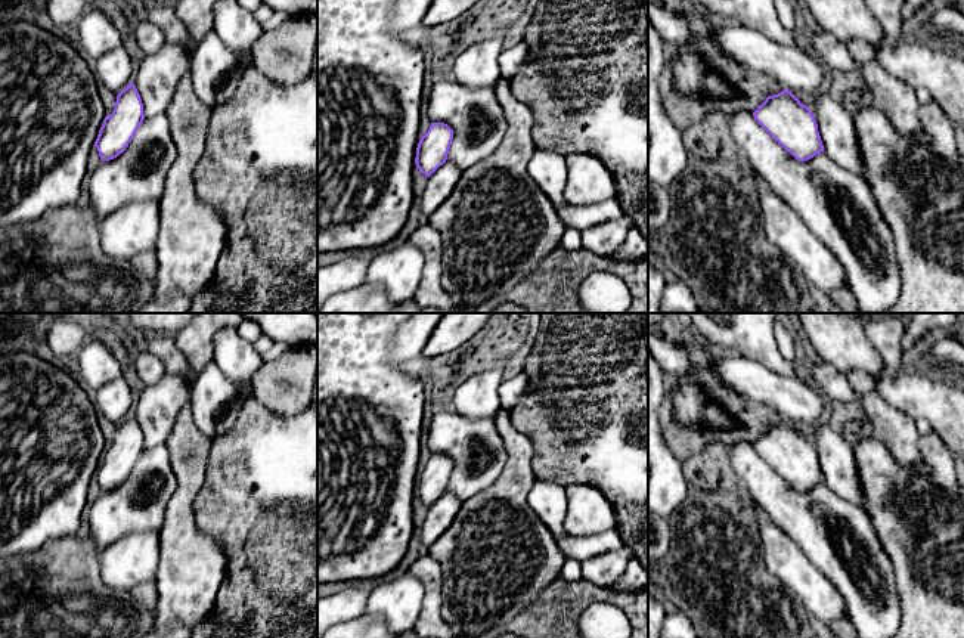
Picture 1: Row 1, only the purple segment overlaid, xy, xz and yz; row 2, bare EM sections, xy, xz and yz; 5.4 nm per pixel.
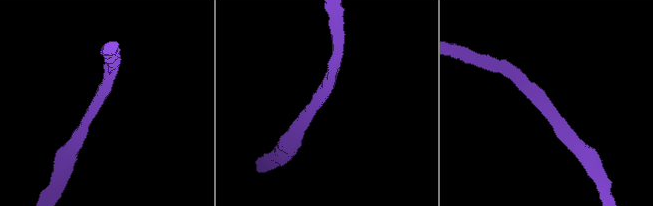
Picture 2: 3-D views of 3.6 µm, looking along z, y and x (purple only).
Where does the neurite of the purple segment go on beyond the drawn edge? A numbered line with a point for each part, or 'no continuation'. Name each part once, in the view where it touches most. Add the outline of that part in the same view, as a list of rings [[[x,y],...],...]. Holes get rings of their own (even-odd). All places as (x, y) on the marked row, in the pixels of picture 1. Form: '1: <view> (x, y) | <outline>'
1: yz (825, 222) | [[[746,111],[725,120],[754,176],[765,233],[800,278],[825,294],[849,285],[862,313],[895,307],[902,288],[895,238],[868,183],[825,152],[797,161]]]

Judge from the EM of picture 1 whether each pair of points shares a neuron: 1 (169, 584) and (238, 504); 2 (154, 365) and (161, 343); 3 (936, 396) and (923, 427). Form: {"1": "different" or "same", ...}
{"1": "different", "2": "different", "3": "different"}

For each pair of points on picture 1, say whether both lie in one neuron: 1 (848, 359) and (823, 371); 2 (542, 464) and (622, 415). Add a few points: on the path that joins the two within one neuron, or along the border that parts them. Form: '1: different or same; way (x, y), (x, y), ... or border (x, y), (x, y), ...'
1: different; border (824, 361), (845, 374)
2: same; way (561, 451), (597, 415), (603, 415)

